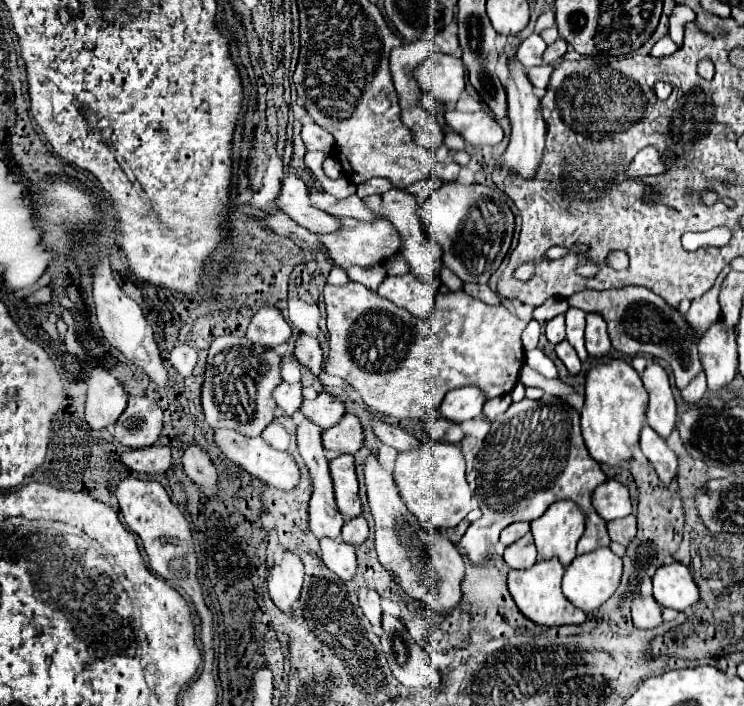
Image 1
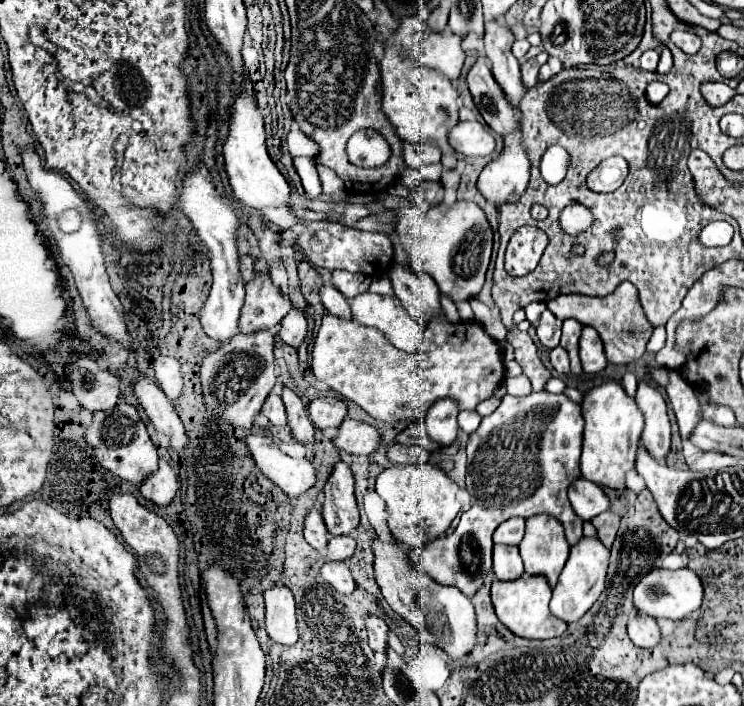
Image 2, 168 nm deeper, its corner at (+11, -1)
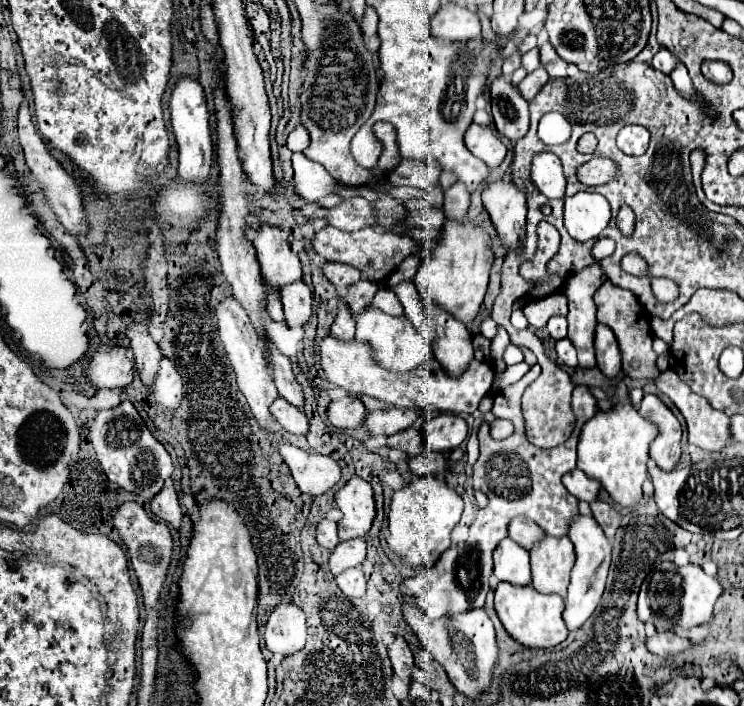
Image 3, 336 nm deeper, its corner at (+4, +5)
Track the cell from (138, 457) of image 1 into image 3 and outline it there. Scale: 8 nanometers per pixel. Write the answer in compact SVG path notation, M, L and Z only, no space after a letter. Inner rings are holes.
M168 481L164 485L164 491L158 493L152 501L150 501L150 509L152 513L166 521L170 527L174 527L176 531L180 529L180 523L182 523L182 511L180 511L180 503L178 503L178 495L172 487L172 481Z

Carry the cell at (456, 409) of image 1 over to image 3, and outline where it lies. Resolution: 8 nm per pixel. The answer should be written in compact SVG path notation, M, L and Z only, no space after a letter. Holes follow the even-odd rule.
M442 413L430 419L424 427L424 441L430 451L452 451L462 445L468 435L468 425L460 415Z

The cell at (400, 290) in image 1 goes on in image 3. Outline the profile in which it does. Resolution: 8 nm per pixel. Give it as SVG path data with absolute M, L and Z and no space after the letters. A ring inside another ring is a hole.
M368 307L360 317L356 317L356 341L366 343L372 351L372 359L394 373L408 373L420 367L424 361L430 361L434 353L430 351L428 341L412 327L406 317L390 317L376 307Z

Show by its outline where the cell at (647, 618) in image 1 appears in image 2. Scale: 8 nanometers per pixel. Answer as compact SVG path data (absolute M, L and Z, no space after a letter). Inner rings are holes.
M635 613L629 623L627 623L627 633L631 637L631 641L639 647L653 647L659 643L661 635L659 635L659 627L655 623L653 617L643 615L643 613Z

